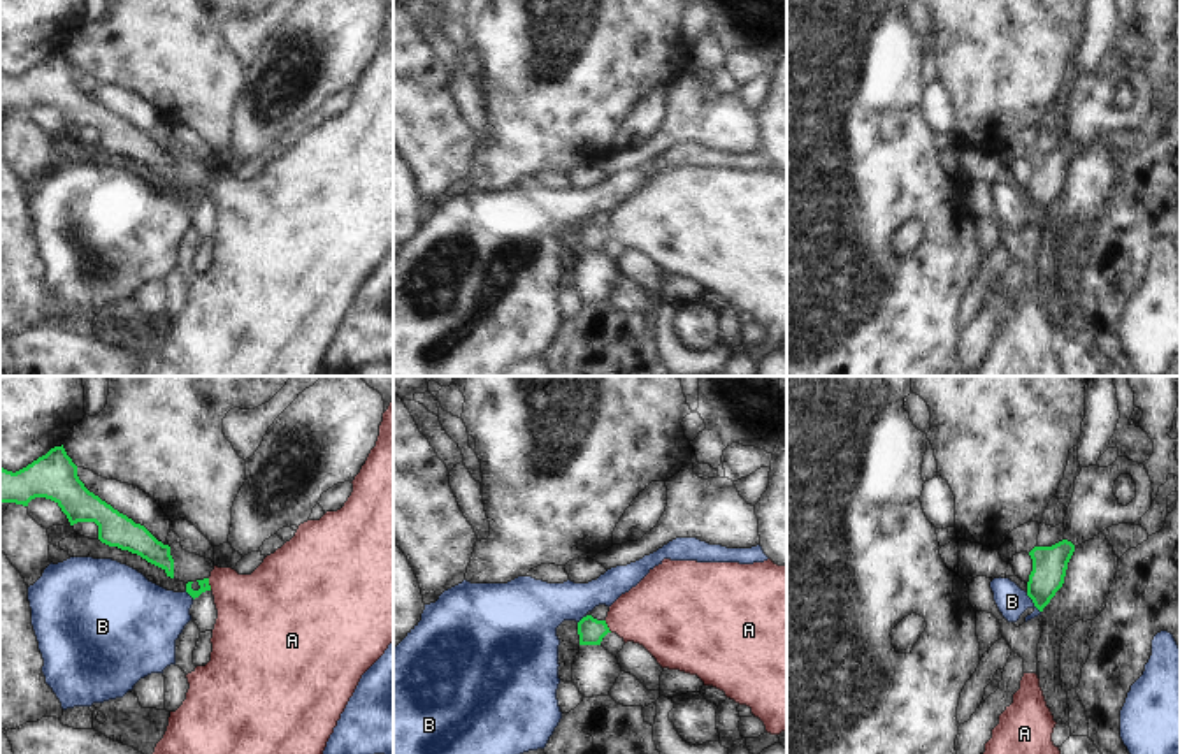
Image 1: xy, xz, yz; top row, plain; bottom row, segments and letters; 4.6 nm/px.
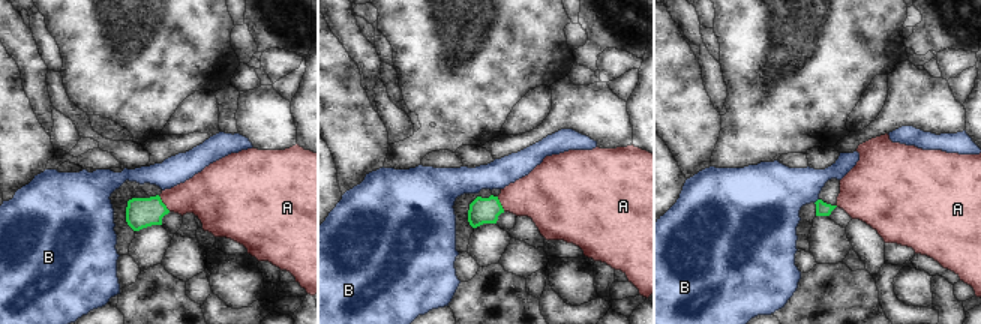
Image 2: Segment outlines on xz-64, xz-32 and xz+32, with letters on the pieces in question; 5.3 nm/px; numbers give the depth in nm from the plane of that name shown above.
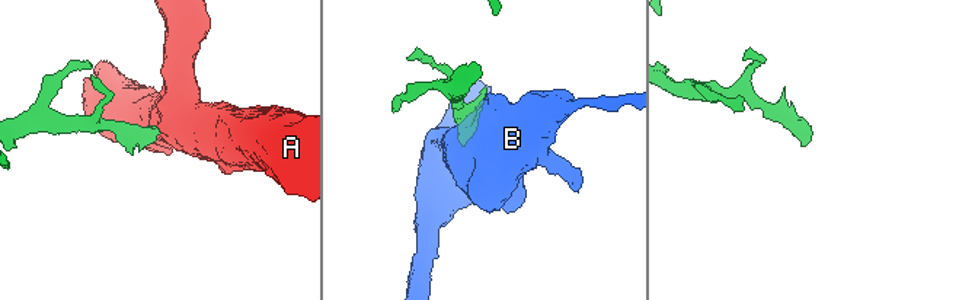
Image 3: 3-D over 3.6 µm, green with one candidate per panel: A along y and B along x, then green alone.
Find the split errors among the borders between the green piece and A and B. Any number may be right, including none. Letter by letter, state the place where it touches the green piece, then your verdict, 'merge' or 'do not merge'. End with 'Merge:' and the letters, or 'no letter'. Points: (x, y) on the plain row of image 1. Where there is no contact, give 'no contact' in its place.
A: contact xy (208, 190); merge
B: contact yz (1033, 208); do not merge
Merge: A

